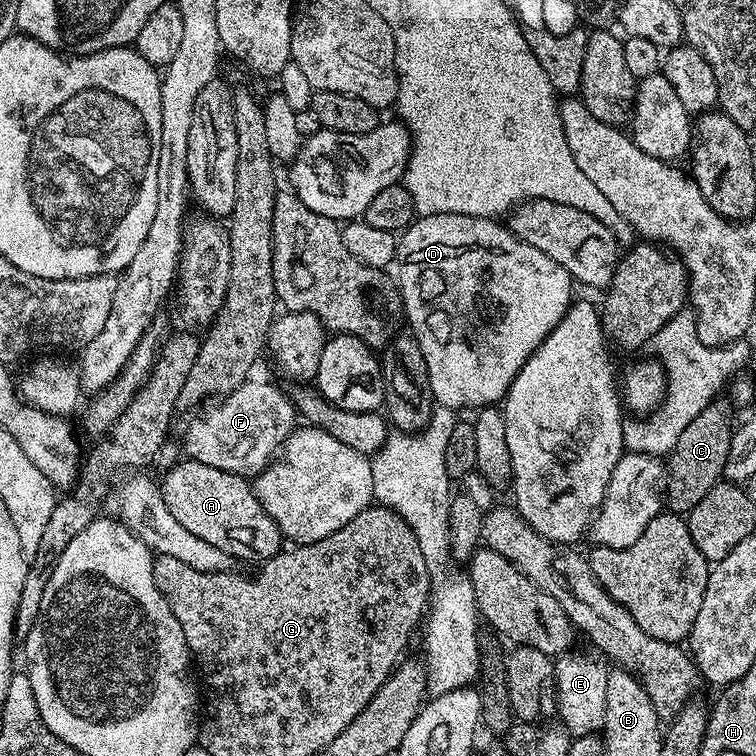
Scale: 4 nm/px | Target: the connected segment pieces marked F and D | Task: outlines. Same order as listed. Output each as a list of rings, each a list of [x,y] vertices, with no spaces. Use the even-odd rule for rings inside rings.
[[[255,378],[240,384],[213,404],[216,404],[213,408],[189,422],[184,432],[183,455],[245,478],[255,477],[257,472],[268,467],[298,420],[296,407],[287,395],[283,396],[274,385],[263,384]]]
[[[434,214],[413,219],[412,223],[399,233],[394,264],[395,267],[400,267],[396,272],[397,277],[395,276],[398,281],[399,303],[404,304],[404,312],[408,315],[408,324],[412,327],[409,328],[411,335],[416,337],[422,358],[425,359],[428,372],[428,391],[431,393],[431,399],[441,408],[479,410],[503,401],[510,382],[514,380],[520,367],[527,362],[534,349],[543,342],[546,334],[568,312],[568,305],[574,300],[574,295],[572,296],[574,281],[566,270],[562,270],[562,266],[558,266],[556,262],[546,258],[546,254],[542,254],[542,250],[534,250],[534,246],[530,246],[512,235],[503,223],[486,216]]]

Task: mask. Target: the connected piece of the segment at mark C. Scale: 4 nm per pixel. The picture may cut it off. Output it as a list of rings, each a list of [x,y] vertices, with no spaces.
[[[713,402],[693,421],[685,423],[678,431],[676,448],[666,460],[666,508],[669,512],[686,514],[715,484],[721,483],[724,476],[726,454],[730,450],[730,438],[734,424],[728,421],[728,408],[719,402]]]

